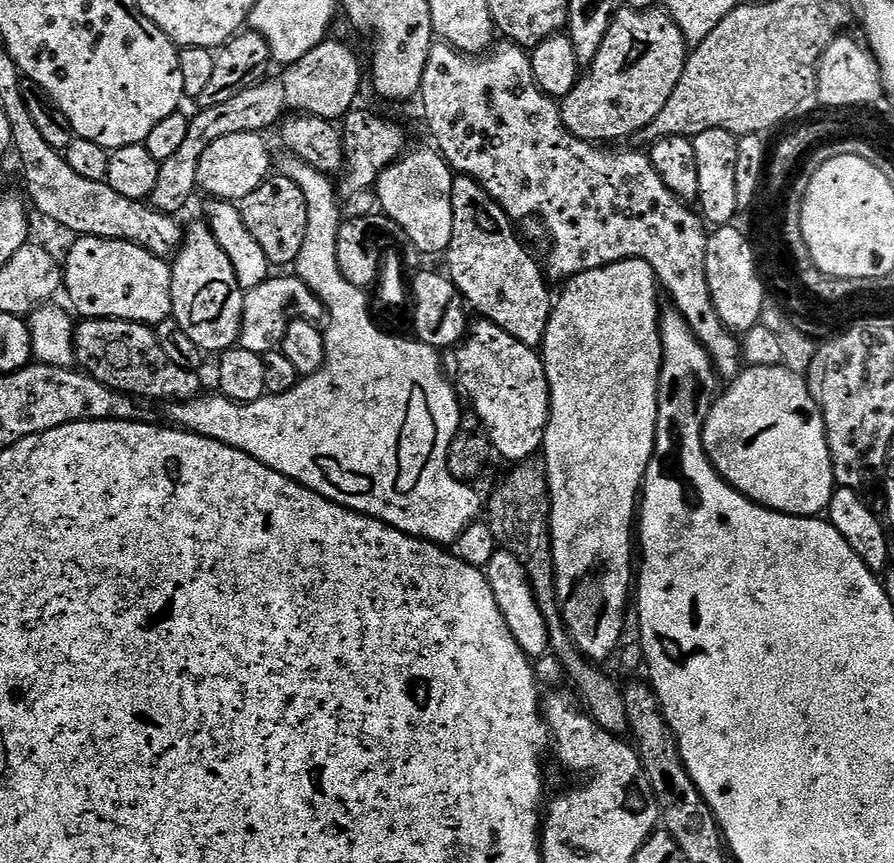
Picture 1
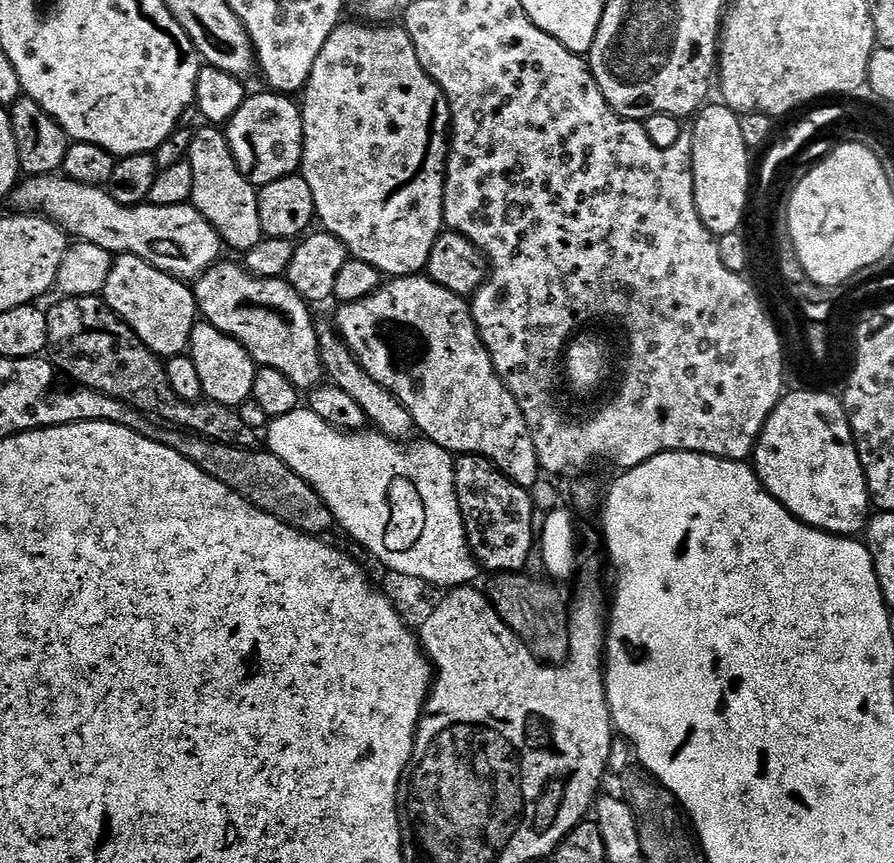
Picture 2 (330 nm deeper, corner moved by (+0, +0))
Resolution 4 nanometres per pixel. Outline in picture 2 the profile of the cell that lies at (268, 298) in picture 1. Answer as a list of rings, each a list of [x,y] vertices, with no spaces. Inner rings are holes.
[[[324,324],[317,327],[319,334],[320,357],[327,379],[338,386],[340,390],[345,390],[354,402],[358,403],[364,413],[367,414],[369,423],[377,430],[393,440],[403,441],[409,439],[412,432],[415,433],[416,427],[409,411],[406,410],[401,402],[388,388],[375,382],[366,374],[364,368],[356,361],[348,344],[339,336],[339,333],[331,326]]]

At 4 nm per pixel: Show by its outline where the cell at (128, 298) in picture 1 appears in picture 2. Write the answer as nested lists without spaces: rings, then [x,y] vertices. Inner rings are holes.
[[[117,255],[112,261],[110,276],[106,278],[106,286],[102,299],[125,324],[129,324],[138,334],[138,338],[154,355],[161,358],[183,356],[189,351],[192,342],[192,331],[198,322],[196,293],[185,281],[175,277],[171,272],[163,272],[137,256]]]

